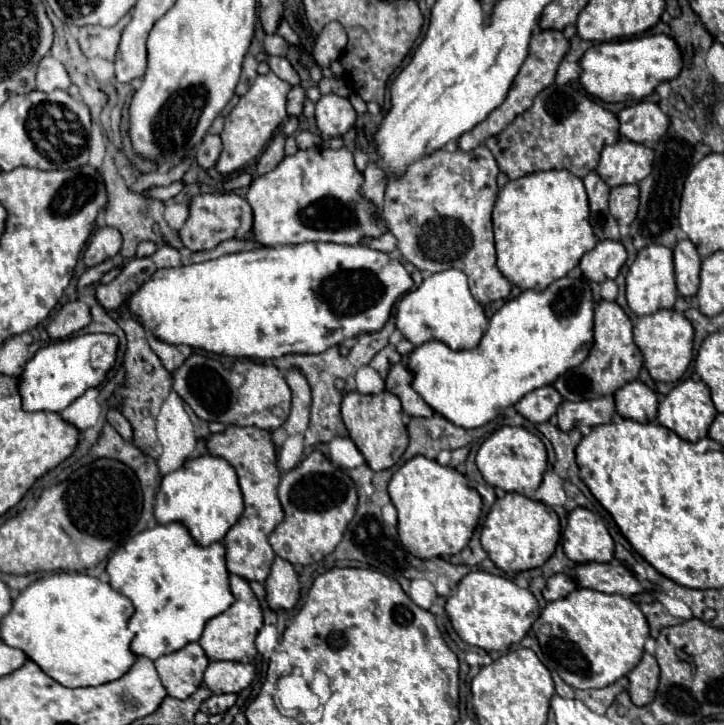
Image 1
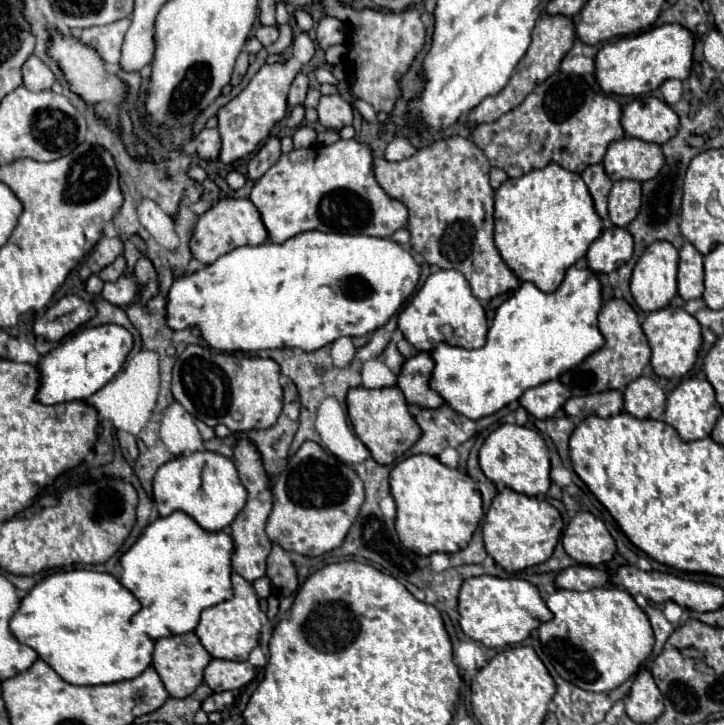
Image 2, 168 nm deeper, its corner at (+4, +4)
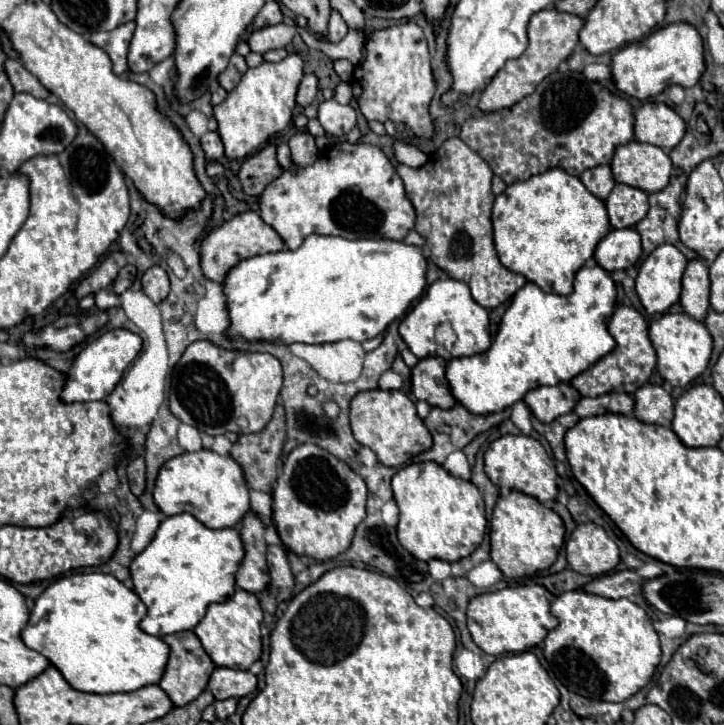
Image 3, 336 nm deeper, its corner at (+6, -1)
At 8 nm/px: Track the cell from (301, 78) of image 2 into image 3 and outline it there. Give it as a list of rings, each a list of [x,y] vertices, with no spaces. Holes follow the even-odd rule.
[[[305,75],[299,85],[299,91],[297,91],[297,103],[301,107],[311,105],[317,95],[317,89],[319,89],[319,79],[315,75]]]

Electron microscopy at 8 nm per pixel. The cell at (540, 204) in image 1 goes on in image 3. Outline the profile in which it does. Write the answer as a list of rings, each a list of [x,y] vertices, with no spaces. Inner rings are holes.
[[[555,167],[509,185],[493,203],[495,249],[501,263],[537,283],[547,293],[573,293],[575,273],[593,257],[597,243],[611,231],[605,203],[585,189],[579,177]]]

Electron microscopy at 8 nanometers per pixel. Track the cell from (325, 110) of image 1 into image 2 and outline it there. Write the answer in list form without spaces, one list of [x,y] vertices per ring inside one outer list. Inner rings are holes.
[[[339,94],[335,96],[321,96],[319,106],[319,122],[325,128],[341,130],[343,126],[349,126],[353,122],[353,108],[349,102],[345,102]]]

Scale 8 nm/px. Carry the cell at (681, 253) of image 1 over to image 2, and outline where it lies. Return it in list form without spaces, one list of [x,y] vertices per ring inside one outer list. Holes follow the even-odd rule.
[[[685,242],[679,250],[677,288],[683,300],[701,298],[703,294],[703,254],[691,242]]]

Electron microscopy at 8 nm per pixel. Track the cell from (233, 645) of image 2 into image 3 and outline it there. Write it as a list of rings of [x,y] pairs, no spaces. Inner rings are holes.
[[[237,589],[229,601],[209,605],[207,615],[195,627],[195,633],[217,667],[249,669],[263,653],[261,631],[259,631],[261,621],[263,621],[263,611],[257,597],[249,591]]]

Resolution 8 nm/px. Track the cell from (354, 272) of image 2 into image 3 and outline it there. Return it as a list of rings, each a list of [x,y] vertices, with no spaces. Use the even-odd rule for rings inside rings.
[[[309,235],[303,245],[297,251],[277,251],[277,253],[267,253],[267,255],[257,255],[251,259],[241,261],[237,267],[233,267],[227,277],[225,277],[225,285],[223,291],[227,295],[227,307],[229,307],[229,317],[231,317],[231,327],[227,329],[227,337],[233,335],[241,335],[247,341],[275,341],[281,339],[285,343],[331,343],[331,341],[343,341],[343,339],[353,339],[353,341],[365,341],[371,337],[377,337],[379,333],[383,333],[391,321],[395,321],[397,317],[405,315],[405,311],[409,309],[409,305],[421,297],[423,289],[427,285],[427,259],[423,255],[421,247],[415,245],[407,245],[403,241],[393,241],[393,239],[343,239],[343,237],[323,237],[323,235]]]

